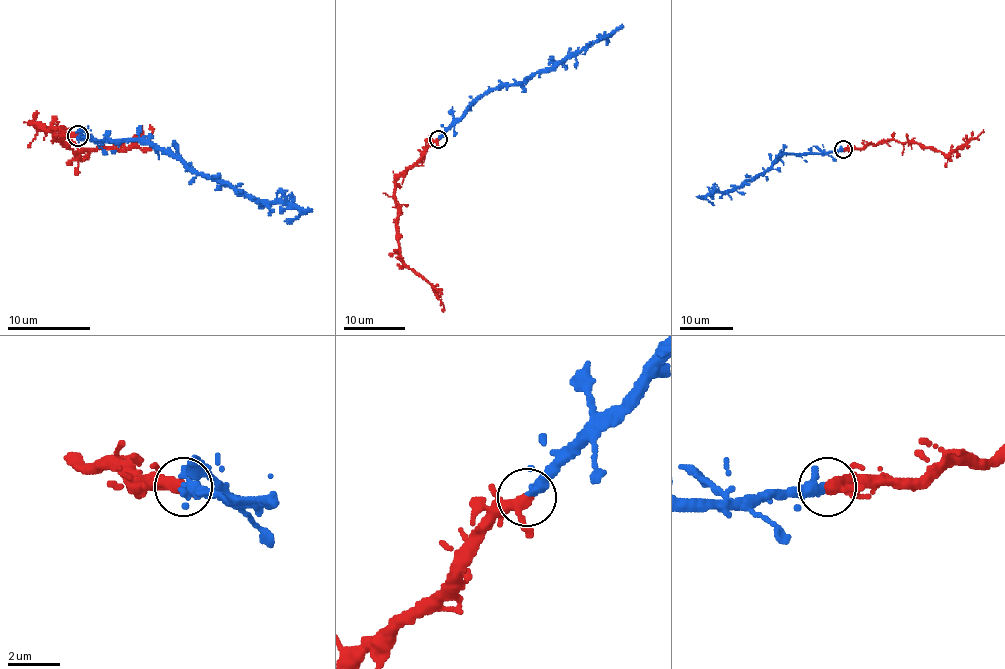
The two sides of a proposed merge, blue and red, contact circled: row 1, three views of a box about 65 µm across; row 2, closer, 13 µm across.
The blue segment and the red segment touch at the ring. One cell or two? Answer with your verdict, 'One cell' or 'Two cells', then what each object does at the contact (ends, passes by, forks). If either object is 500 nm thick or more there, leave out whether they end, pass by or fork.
One cell. At the ring blue ends. At the ring red passes by

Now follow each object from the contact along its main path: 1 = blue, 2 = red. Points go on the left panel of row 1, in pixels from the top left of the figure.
1: (77, 136), (143, 140), (170, 150), (193, 171), (219, 178), (256, 200), (280, 201), (301, 212), (284, 221)
2: (77, 136), (32, 123), (78, 154), (124, 149), (151, 134), (150, 125)

